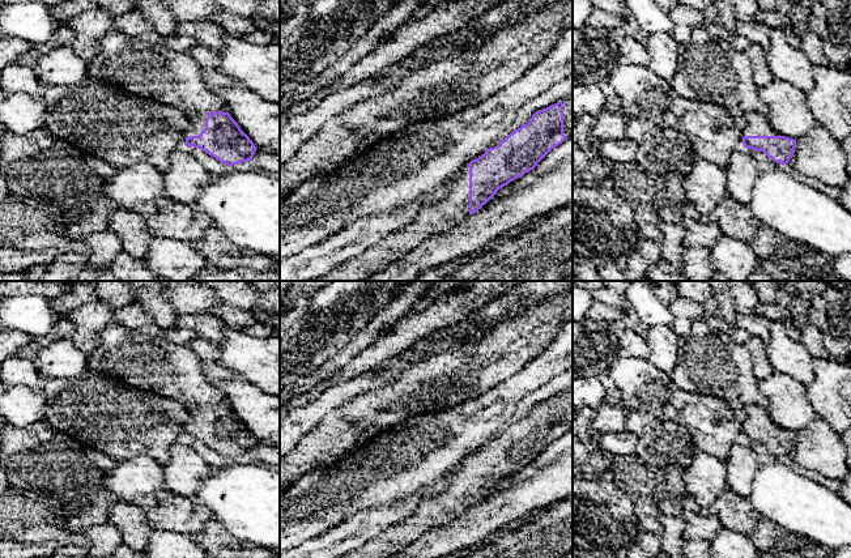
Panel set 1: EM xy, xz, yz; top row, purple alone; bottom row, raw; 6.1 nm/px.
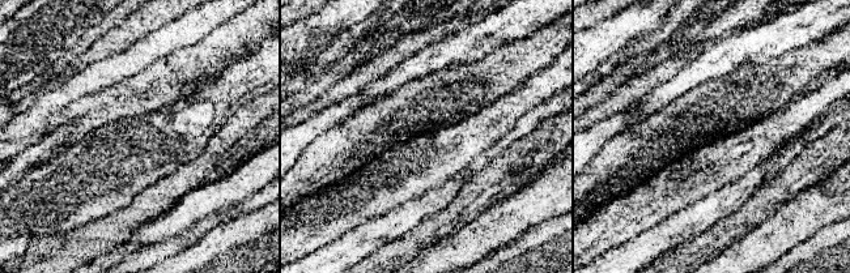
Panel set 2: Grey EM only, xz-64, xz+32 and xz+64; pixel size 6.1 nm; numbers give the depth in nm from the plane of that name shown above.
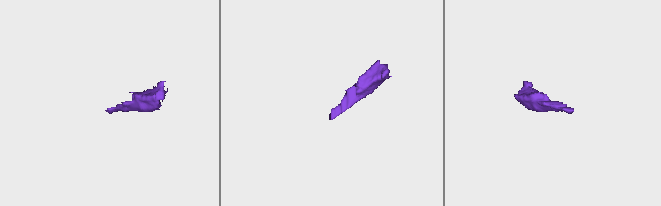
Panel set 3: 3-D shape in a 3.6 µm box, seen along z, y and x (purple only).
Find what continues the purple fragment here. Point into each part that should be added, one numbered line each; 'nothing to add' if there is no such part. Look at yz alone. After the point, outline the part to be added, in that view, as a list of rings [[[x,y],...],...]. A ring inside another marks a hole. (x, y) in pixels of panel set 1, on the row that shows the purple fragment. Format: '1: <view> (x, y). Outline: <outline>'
1: yz (756, 124). Outline: [[[746,112],[745,114],[745,123],[743,128],[743,137],[744,136],[779,136],[770,123],[767,122],[766,115],[761,115],[758,112]]]

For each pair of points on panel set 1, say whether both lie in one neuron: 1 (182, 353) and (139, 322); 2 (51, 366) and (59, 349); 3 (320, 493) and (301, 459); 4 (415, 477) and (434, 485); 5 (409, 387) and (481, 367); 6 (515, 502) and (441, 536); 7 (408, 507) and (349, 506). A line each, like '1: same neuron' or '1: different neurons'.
1: different neurons
2: same neuron
3: different neurons
4: different neurons
5: same neuron
6: same neuron
7: different neurons

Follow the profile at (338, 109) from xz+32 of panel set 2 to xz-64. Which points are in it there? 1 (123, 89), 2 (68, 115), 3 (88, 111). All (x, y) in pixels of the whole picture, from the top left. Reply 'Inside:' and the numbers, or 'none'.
Inside: none

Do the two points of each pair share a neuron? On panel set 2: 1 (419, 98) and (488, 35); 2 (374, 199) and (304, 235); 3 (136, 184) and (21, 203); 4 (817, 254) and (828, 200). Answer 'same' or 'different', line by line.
1: different
2: same
3: same
4: different

